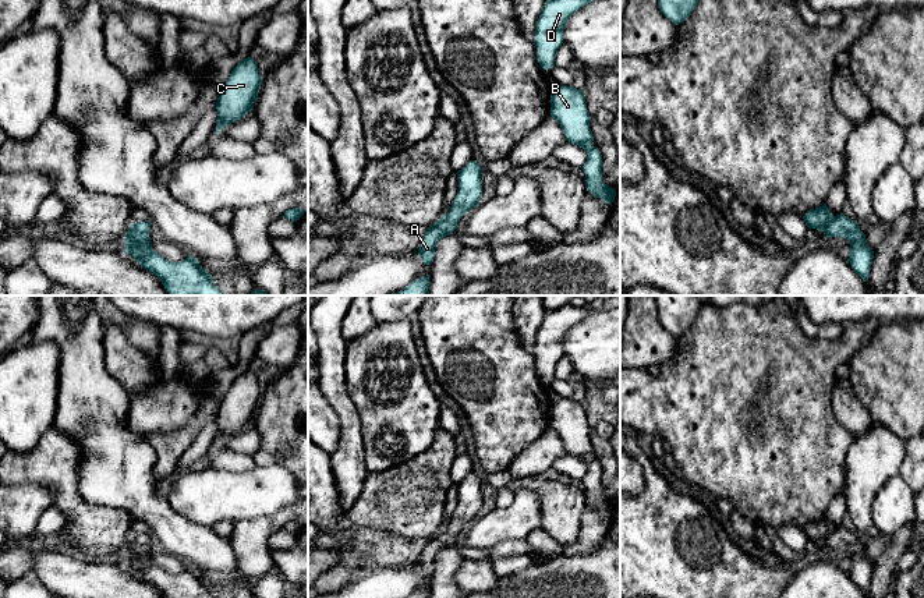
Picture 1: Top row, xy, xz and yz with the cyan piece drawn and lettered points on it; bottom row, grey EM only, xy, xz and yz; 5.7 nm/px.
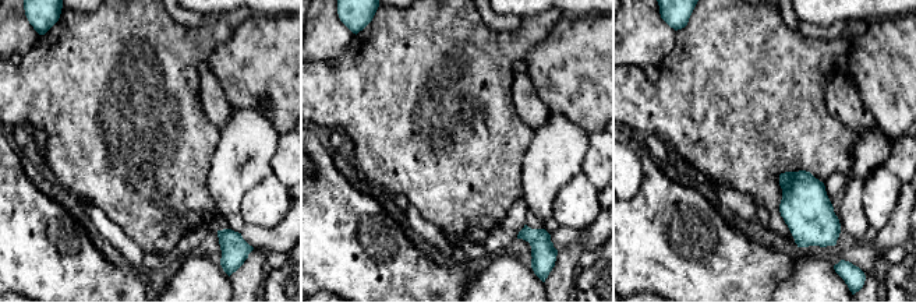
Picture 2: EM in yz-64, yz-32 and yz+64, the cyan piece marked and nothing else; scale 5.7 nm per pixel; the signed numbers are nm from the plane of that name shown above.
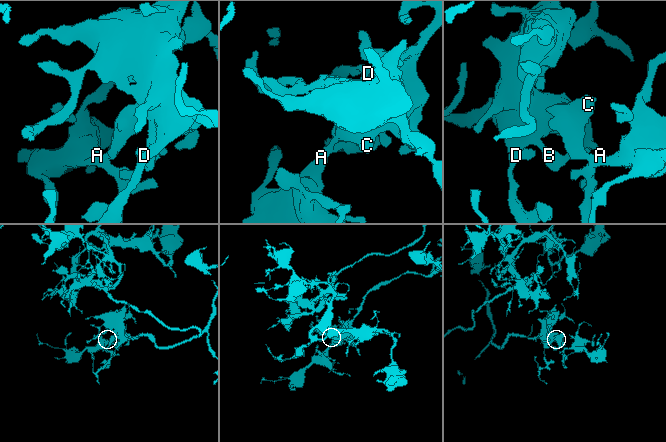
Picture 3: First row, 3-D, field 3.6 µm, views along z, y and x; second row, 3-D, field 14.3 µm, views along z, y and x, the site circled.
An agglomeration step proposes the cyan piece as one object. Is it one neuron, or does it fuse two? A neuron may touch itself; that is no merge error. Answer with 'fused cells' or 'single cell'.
single cell

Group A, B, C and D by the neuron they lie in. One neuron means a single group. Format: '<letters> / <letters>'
A B C D

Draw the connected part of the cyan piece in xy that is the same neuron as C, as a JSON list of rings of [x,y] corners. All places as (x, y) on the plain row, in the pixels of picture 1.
[[[247,369],[233,381],[229,392],[220,401],[216,415],[216,447],[219,447],[223,439],[230,438],[252,422],[261,397],[262,389],[254,371]]]

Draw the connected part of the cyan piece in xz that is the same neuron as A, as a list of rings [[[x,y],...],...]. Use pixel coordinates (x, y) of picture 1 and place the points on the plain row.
[[[471,473],[457,484],[459,503],[452,514],[450,523],[428,541],[419,556],[418,567],[425,577],[433,574],[436,555],[450,548],[456,542],[460,531],[470,521],[479,517],[479,510],[482,507],[481,486],[482,478],[475,473]]]

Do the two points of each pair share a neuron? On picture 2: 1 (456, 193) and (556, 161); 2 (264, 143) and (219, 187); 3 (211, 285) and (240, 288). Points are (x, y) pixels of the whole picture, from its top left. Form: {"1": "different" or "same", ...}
{"1": "different", "2": "same", "3": "different"}

